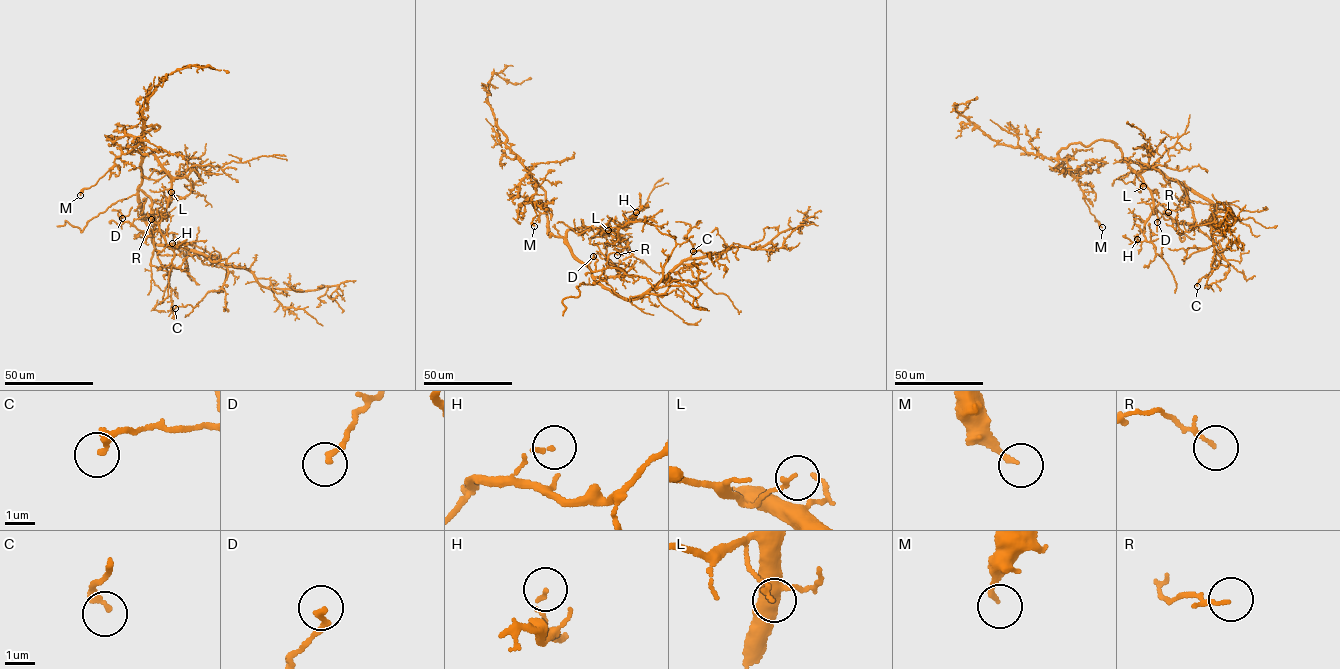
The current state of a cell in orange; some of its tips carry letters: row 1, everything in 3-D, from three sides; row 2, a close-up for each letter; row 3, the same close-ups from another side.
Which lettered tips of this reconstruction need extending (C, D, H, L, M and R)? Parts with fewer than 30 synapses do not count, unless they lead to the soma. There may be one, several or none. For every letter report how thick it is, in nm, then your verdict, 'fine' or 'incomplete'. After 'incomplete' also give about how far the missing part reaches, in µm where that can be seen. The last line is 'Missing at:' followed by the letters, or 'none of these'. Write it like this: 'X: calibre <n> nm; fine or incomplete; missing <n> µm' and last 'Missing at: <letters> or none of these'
C: calibre 240 nm; fine
D: calibre 180 nm; fine
H: calibre 110 nm; fine
L: calibre 130 nm; fine
M: calibre 150 nm; fine
R: calibre 120 nm; fine
Missing at: none of these

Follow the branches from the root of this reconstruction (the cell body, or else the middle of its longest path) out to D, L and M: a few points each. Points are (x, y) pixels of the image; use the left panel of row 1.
D: (141, 174), (139, 186), (151, 201), (153, 233), (144, 235), (123, 222), (120, 209), (122, 218)
L: (141, 174), (144, 158), (150, 153), (170, 176), (171, 192)
M: (141, 174), (144, 158), (134, 146), (156, 124), (143, 128), (137, 145), (80, 195)

